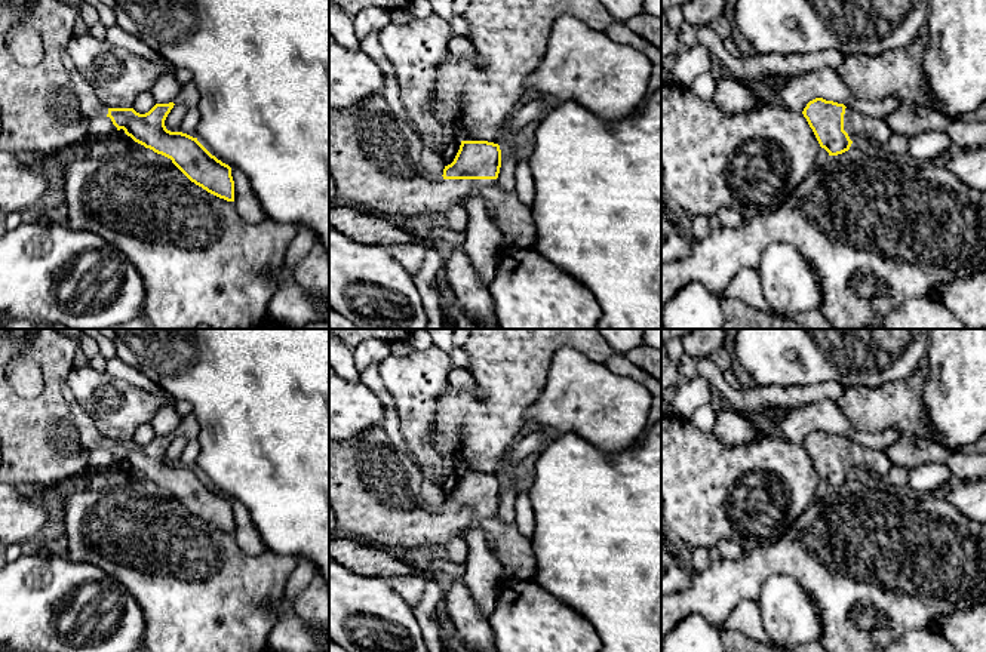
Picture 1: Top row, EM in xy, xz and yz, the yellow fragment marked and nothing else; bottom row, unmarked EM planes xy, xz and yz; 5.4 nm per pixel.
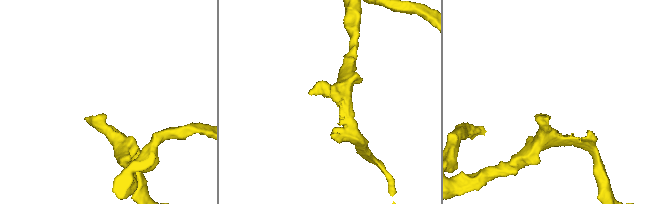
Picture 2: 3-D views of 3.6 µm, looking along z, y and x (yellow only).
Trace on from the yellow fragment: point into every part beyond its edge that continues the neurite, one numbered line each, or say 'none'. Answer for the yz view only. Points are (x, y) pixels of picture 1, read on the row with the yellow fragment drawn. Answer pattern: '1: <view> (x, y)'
1: yz (856, 125)

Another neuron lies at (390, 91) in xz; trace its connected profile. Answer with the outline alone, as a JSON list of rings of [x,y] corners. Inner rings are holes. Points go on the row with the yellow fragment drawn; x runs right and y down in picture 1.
[[[384,77],[384,98],[387,99],[390,110],[394,116],[400,117],[406,124],[409,124],[415,132],[415,123],[409,119],[406,110],[402,105],[399,95],[399,83],[396,77]]]

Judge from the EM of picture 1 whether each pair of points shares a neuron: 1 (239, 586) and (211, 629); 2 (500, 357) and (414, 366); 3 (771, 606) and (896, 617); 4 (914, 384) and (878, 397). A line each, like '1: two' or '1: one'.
1: one
2: two
3: two
4: one

